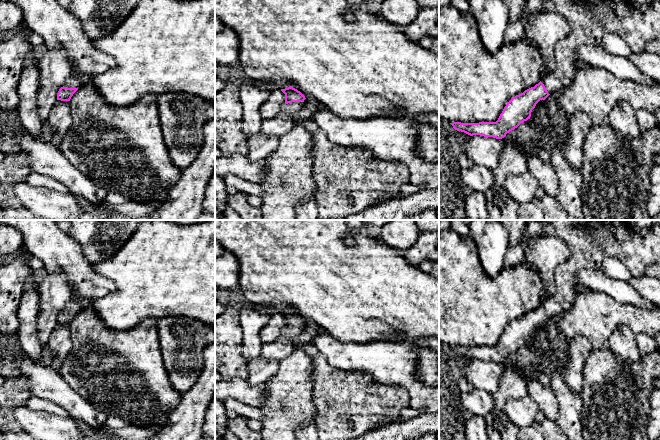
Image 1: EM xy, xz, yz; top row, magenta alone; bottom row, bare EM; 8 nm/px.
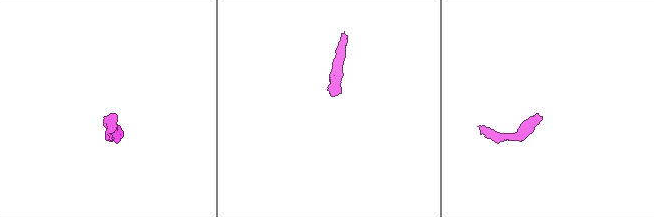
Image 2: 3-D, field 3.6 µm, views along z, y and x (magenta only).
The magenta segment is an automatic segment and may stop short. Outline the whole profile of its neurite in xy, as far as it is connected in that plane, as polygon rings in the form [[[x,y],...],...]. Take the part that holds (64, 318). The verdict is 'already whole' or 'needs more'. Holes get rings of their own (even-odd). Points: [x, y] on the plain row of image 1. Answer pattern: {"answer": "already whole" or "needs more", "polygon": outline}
{"answer": "needs more", "polygon": [[[72,298],[69,300],[64,309],[59,313],[57,318],[57,324],[70,325],[73,318],[85,307],[85,303],[78,299]]]}

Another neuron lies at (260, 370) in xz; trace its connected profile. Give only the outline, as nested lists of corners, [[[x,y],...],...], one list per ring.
[[[257,356],[248,360],[247,382],[251,385],[263,384],[270,380],[278,370],[279,361]]]

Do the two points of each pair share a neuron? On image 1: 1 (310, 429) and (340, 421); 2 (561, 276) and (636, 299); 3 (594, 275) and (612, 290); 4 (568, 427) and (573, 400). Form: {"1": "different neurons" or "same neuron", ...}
{"1": "different neurons", "2": "different neurons", "3": "same neuron", "4": "same neuron"}

